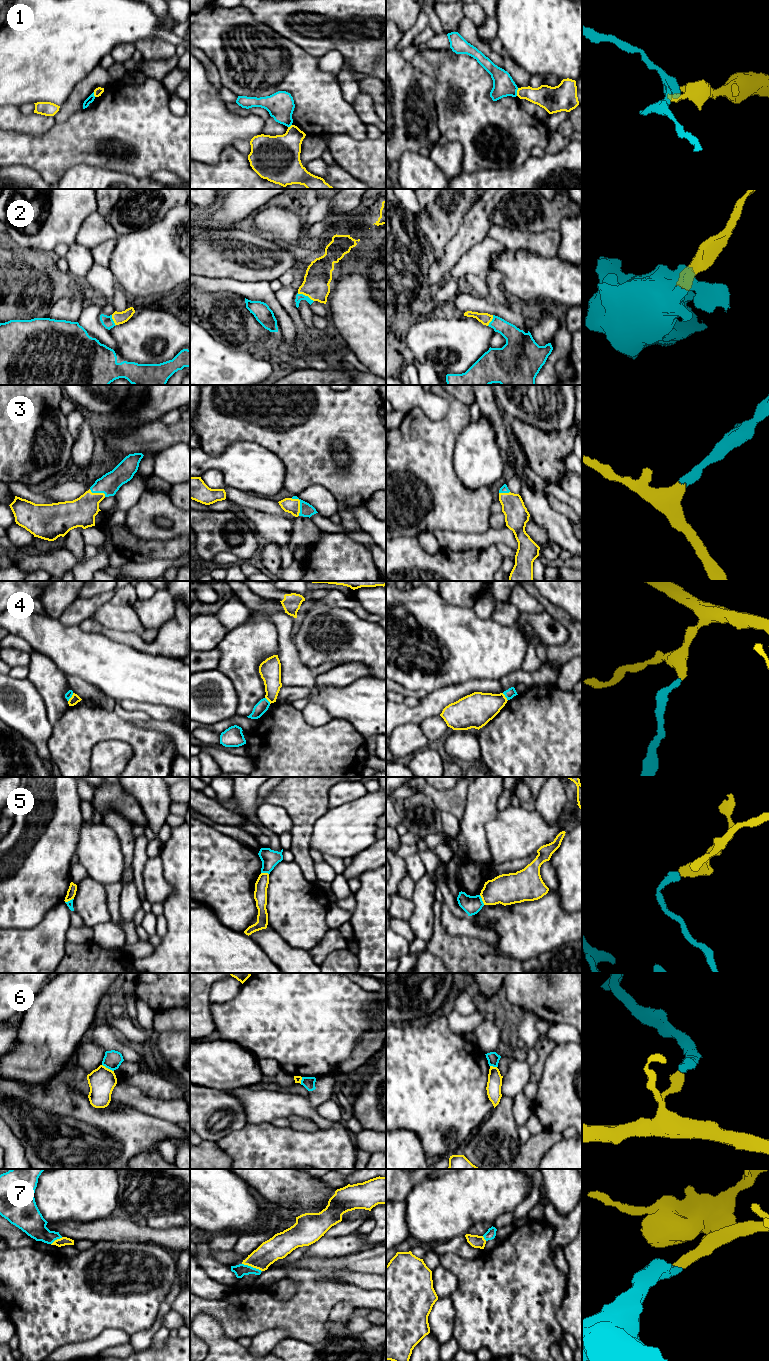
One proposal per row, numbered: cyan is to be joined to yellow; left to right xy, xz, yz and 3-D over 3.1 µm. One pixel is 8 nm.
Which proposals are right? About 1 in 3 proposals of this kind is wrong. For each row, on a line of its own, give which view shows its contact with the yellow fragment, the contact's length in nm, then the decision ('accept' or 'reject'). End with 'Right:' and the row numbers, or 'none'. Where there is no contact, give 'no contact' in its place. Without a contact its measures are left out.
1: meets yellow in yz; contact 70 nm long; reject
2: meets yellow in xz; contact 150 nm long; accept
3: meets yellow in xz; contact 160 nm long; accept
4: meets yellow in yz; contact 80 nm long; reject
5: meets yellow in yz; contact 90 nm long; reject
6: meets yellow in xy; contact 110 nm long; reject
7: meets yellow in xz; contact 170 nm long; accept
Right: 2, 3, 7

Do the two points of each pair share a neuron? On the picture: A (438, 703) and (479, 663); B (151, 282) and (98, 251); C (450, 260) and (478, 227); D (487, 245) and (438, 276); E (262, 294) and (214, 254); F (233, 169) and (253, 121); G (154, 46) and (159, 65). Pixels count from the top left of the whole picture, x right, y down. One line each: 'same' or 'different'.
A: different
B: different
C: same
D: different
E: different
F: different
G: different

